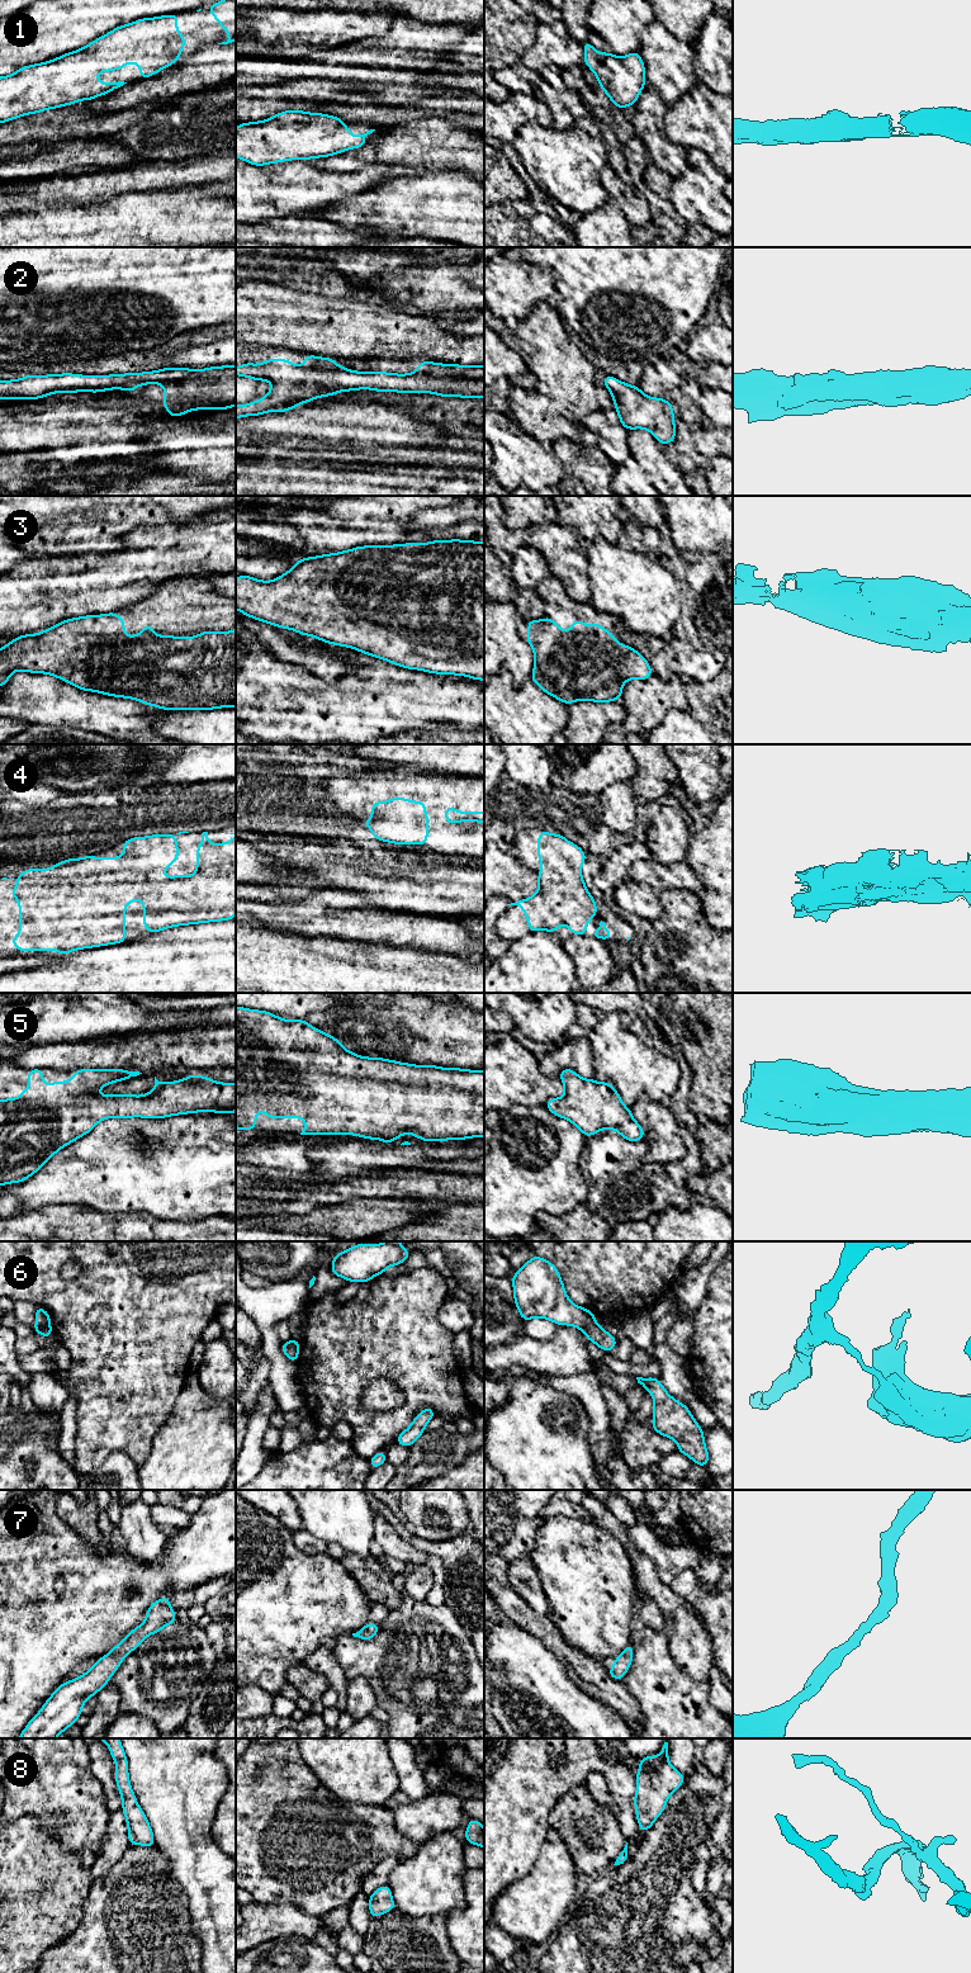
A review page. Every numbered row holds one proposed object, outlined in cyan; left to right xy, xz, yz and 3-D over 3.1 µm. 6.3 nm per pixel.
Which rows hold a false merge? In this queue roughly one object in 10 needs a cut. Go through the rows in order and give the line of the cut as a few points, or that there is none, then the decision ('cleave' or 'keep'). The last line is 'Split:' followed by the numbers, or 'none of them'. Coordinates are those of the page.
1: no cut; keep
2: no cut; keep
3: no cut; keep
4: no cut; keep
5: no cut; keep
6: cut in xy along (36, 1325), (41, 1328), (50, 1326); cleave
7: no cut; keep
8: no cut; keep
Split: 6

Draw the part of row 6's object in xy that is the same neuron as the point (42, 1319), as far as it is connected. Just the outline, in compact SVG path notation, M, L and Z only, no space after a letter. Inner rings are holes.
M37 1306L35 1309L35 1326L41 1329L51 1326L51 1317L48 1312L41 1306Z

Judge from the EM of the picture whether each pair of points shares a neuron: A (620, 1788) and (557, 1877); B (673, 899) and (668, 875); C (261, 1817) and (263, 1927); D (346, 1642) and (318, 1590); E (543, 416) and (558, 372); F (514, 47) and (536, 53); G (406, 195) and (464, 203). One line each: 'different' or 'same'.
A: different
B: different
C: different
D: different
E: different
F: different
G: same

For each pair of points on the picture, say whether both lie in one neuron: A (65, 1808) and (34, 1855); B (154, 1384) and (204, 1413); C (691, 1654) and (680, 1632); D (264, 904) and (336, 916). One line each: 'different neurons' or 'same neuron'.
A: different neurons
B: different neurons
C: same neuron
D: same neuron

